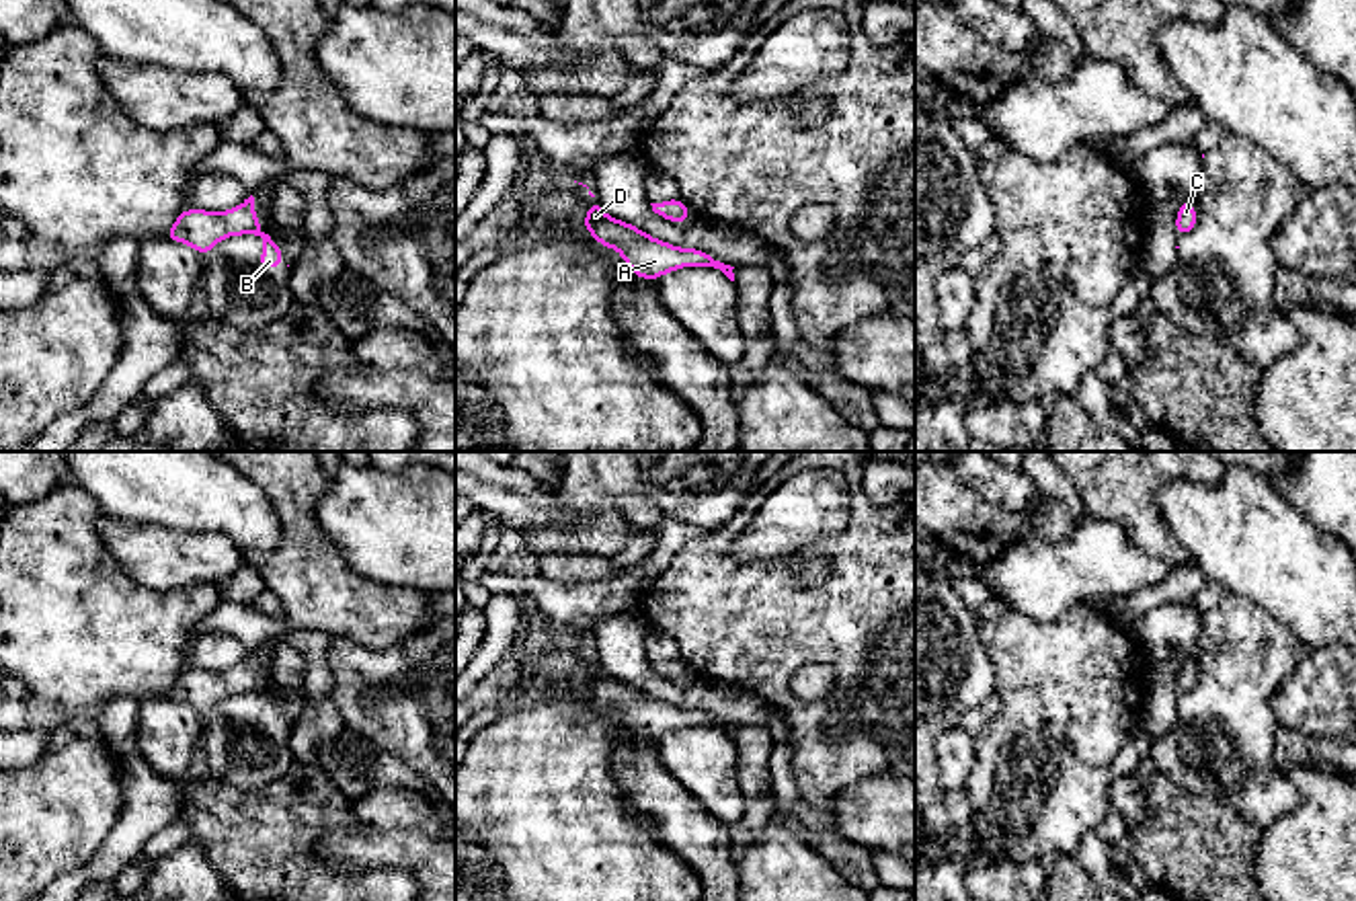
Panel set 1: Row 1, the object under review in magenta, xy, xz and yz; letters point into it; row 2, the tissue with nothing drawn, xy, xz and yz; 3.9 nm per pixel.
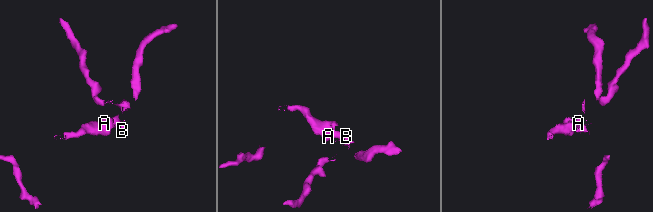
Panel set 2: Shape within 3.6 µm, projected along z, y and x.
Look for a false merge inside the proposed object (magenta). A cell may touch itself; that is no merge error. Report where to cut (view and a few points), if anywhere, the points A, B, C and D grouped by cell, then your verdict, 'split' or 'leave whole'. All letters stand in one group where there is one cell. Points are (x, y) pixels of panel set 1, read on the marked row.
xy (257, 228), (249, 232) | A C D / B | split

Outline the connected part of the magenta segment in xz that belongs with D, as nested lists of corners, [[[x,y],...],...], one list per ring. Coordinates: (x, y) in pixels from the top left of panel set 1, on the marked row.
[[[595,199],[583,222],[583,228],[605,248],[615,248],[628,269],[642,279],[659,279],[665,273],[683,267],[708,267],[714,257],[700,248],[681,248],[656,240],[640,228],[607,216]]]

